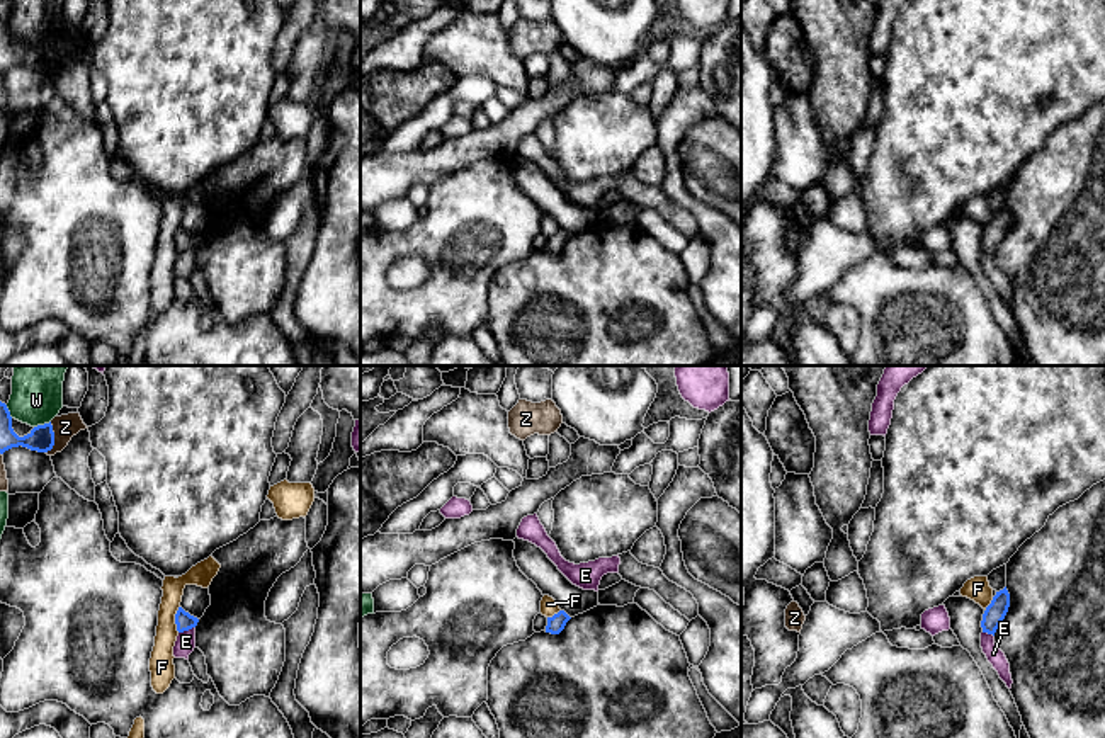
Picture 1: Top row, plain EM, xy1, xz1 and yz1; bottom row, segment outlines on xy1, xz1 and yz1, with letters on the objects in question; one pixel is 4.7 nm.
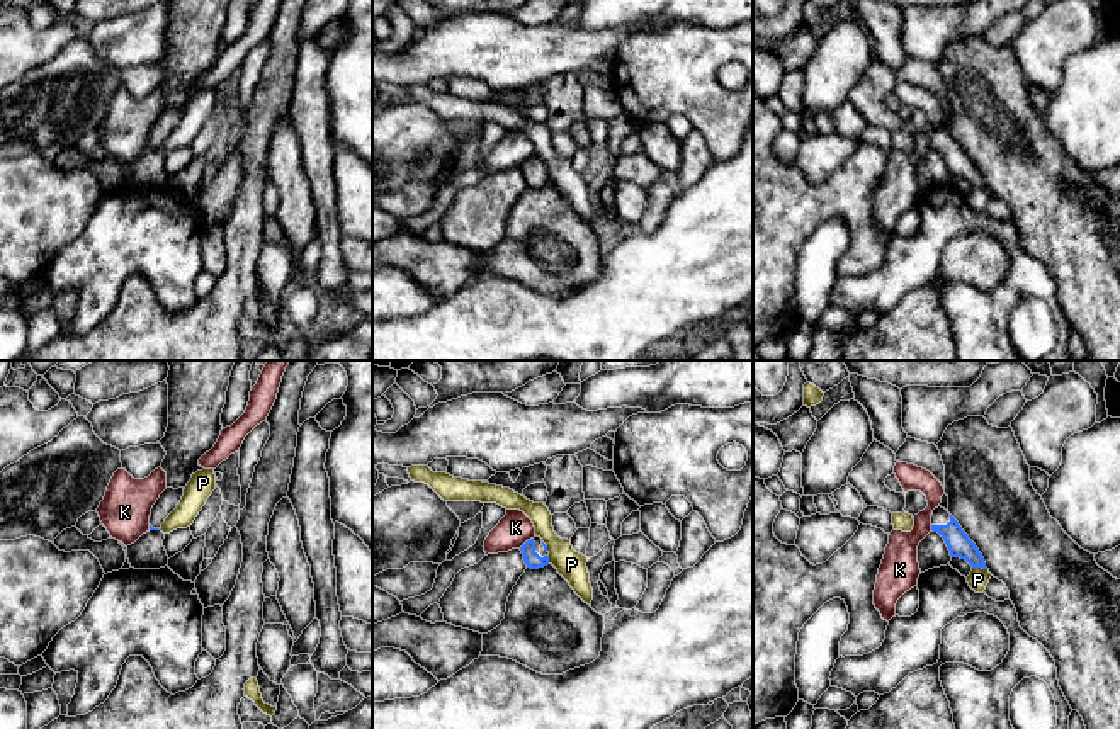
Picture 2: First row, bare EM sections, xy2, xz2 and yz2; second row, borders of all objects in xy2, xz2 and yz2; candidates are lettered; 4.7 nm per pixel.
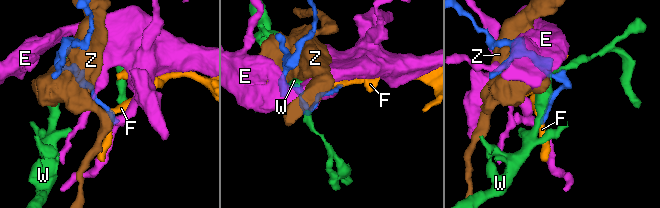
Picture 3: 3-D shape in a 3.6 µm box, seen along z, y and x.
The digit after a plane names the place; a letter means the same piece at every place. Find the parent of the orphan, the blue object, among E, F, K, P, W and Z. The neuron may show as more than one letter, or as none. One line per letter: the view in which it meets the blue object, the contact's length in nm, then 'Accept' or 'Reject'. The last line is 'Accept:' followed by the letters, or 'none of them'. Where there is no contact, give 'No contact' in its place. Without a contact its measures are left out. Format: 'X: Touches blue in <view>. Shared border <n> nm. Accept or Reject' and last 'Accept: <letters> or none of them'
E: Touches blue in xy1. Shared border 90 nm. Reject
F: Touches blue in xy1. Shared border 130 nm. Reject
K: Touches blue in xz2. Shared border 90 nm. Reject
P: Touches blue in yz2. Shared border 70 nm. Reject
W: Touches blue in xy1. Shared border 90 nm. Reject
Z: Touches blue in xy1. Shared border 150 nm. Reject
Accept: none of them

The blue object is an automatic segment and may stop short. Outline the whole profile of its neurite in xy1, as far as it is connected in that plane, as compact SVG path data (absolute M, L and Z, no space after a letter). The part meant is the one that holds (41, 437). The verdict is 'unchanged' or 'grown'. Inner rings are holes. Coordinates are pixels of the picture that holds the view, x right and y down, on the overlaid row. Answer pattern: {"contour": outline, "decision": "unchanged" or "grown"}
{"contour": "M0 401L0 454L12 447L27 447L37 452L48 452L54 446L53 425L34 427L27 435L19 437L12 429L12 417L5 403Z", "decision": "unchanged"}

